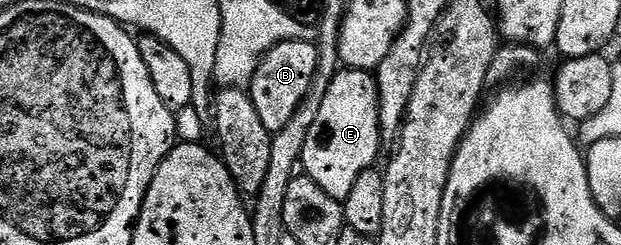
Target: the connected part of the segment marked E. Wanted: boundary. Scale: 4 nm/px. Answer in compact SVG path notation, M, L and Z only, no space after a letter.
M344 68L332 77L318 116L306 134L306 146L302 146L300 164L303 175L308 176L330 198L343 202L350 194L358 174L373 167L380 156L380 99L371 71Z

